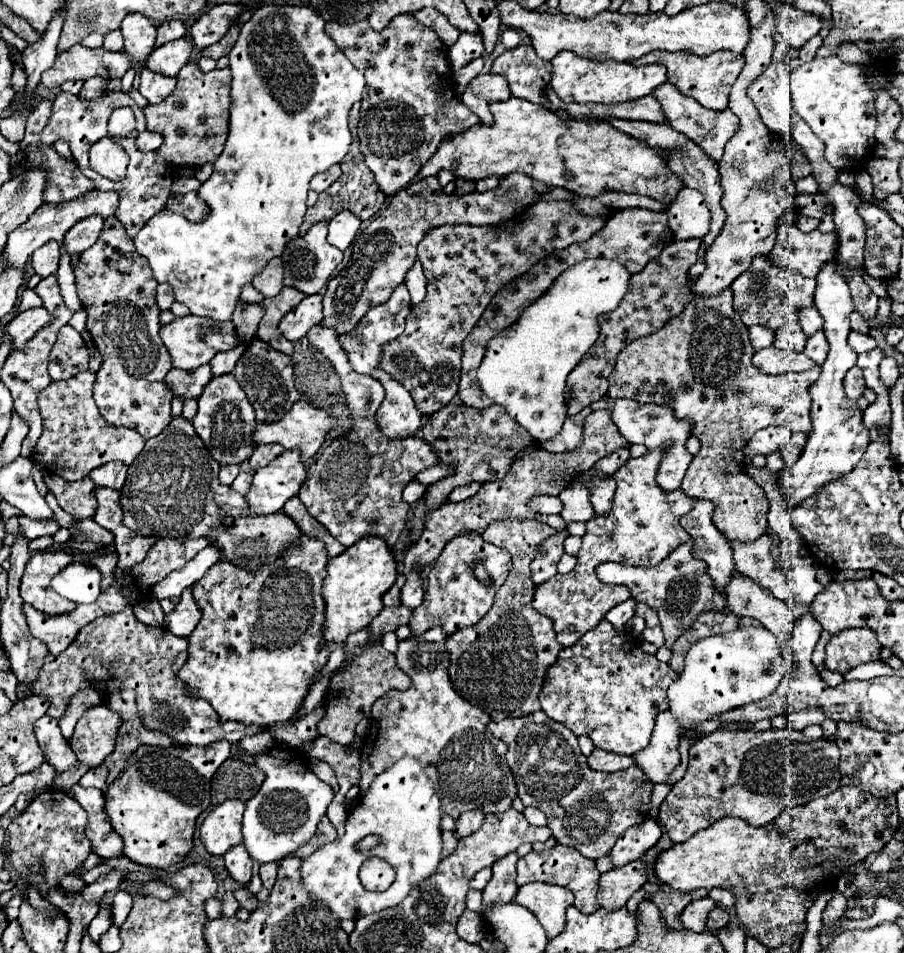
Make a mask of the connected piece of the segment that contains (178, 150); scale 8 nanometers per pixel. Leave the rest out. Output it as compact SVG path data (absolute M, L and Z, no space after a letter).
M186 64L178 74L174 92L162 104L148 104L144 108L148 130L164 136L164 144L158 148L172 166L198 168L206 162L214 162L228 136L228 106L230 106L230 68L202 72L198 64Z

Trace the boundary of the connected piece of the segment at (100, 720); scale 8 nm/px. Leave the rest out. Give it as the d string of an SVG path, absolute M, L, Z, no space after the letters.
M102 704L88 708L78 720L70 738L70 746L78 762L86 764L88 768L100 766L104 758L114 750L114 738L120 724L120 716L108 706Z

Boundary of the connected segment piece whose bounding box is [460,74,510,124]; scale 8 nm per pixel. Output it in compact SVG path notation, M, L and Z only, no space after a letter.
M478 74L472 78L472 82L462 90L460 100L480 118L480 122L490 124L492 114L488 110L488 102L502 102L510 96L508 82L502 76L496 74Z

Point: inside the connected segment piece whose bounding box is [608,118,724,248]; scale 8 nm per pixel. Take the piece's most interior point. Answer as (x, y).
(686, 160)

